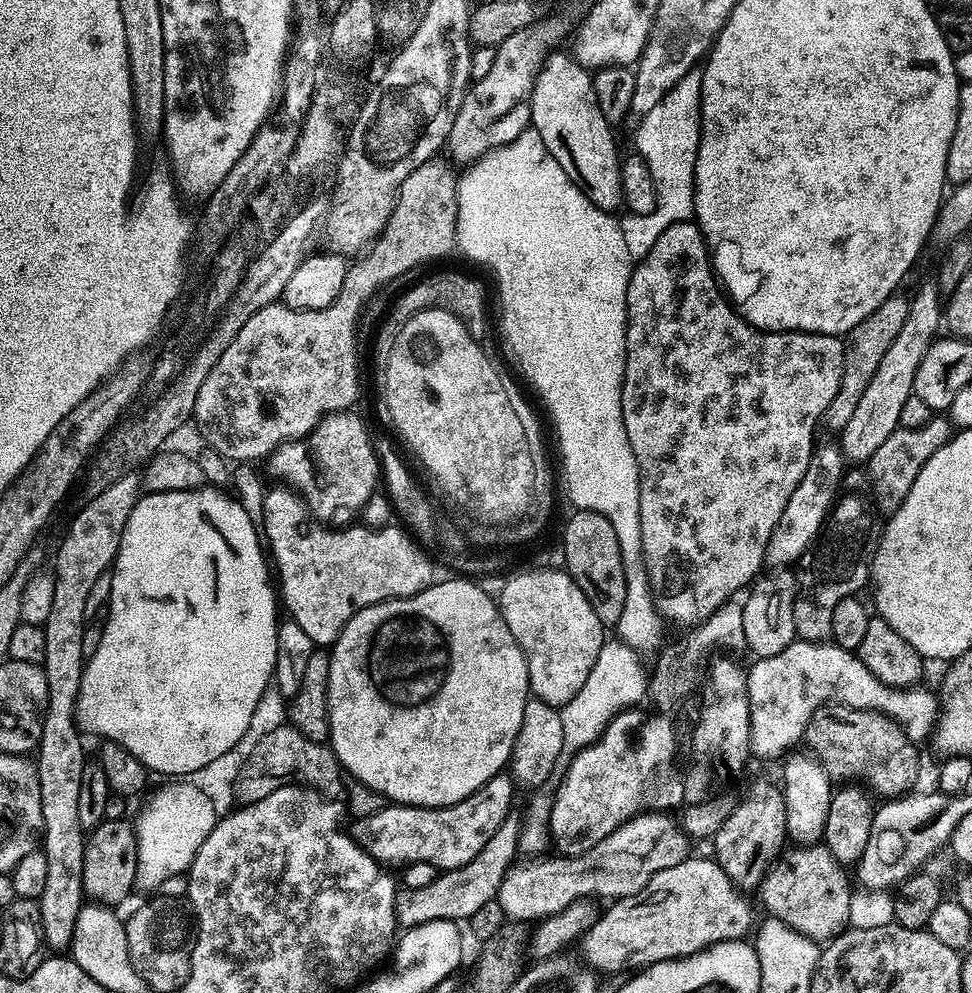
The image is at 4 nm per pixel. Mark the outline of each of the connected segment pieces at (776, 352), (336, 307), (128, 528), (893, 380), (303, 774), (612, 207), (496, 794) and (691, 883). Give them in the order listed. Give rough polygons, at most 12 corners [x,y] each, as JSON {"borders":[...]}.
{"borders":[[[683,220],[622,422],[665,621],[761,575],[844,340],[765,332]],[[418,166],[330,306],[262,306],[206,374],[201,438],[236,462],[360,392],[379,288],[456,248],[448,169]],[[141,495],[76,703],[188,778],[276,675],[235,495]],[[935,283],[911,293],[906,323],[839,435],[871,460],[900,427],[914,374],[942,328]],[[283,726],[254,747],[235,799],[253,804],[287,784],[340,798],[328,744]],[[549,51],[531,127],[603,212],[624,195],[593,73]],[[511,775],[445,808],[389,803],[350,835],[381,865],[466,866],[513,811]],[[689,855],[584,934],[599,973],[743,941],[752,904]]]}

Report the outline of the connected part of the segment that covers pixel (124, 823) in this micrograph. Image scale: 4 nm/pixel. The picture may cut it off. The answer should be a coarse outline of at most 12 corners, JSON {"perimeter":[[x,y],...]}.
{"perimeter":[[103,819],[84,842],[89,901],[117,906],[136,887],[133,821]]}

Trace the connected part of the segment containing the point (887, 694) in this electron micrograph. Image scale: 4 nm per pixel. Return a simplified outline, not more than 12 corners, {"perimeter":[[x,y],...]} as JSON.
{"perimeter":[[793,640],[748,673],[752,752],[783,757],[827,704],[913,742],[937,693],[891,688],[855,651]]}

